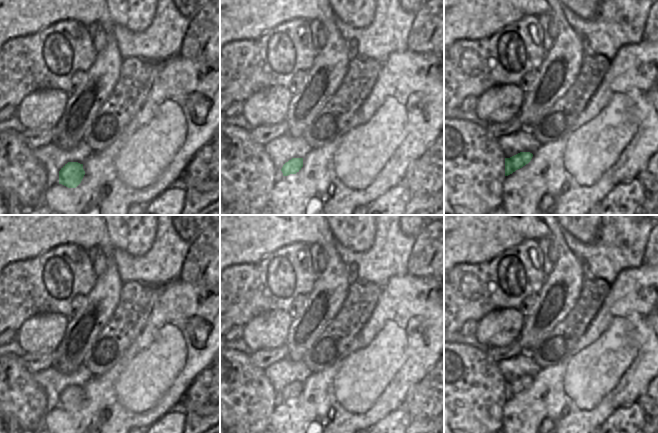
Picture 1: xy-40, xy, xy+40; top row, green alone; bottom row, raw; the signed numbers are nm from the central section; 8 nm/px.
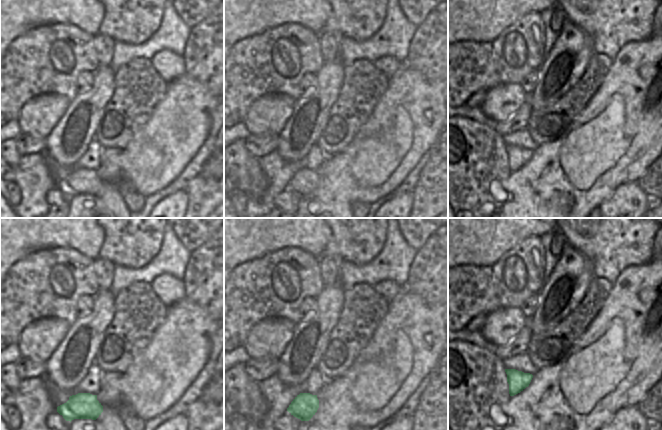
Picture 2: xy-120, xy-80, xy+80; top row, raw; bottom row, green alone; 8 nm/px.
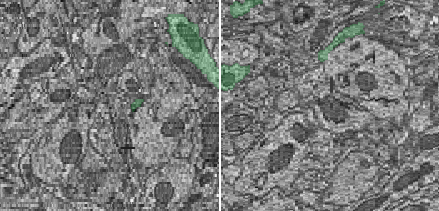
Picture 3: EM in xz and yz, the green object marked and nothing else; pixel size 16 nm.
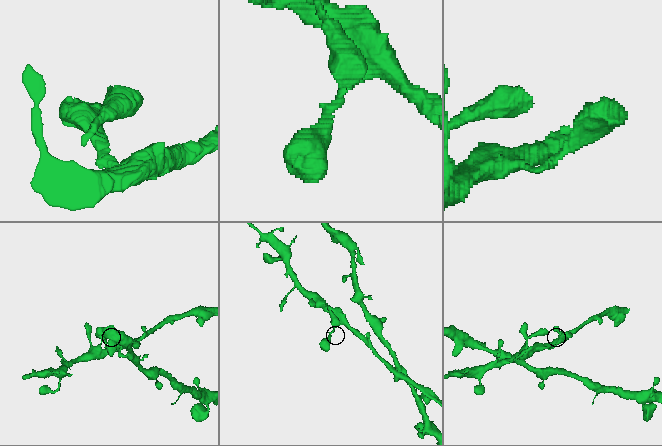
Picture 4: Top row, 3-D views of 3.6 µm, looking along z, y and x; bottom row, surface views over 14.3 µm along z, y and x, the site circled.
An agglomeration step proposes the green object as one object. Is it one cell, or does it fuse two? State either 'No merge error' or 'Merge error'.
No merge error

